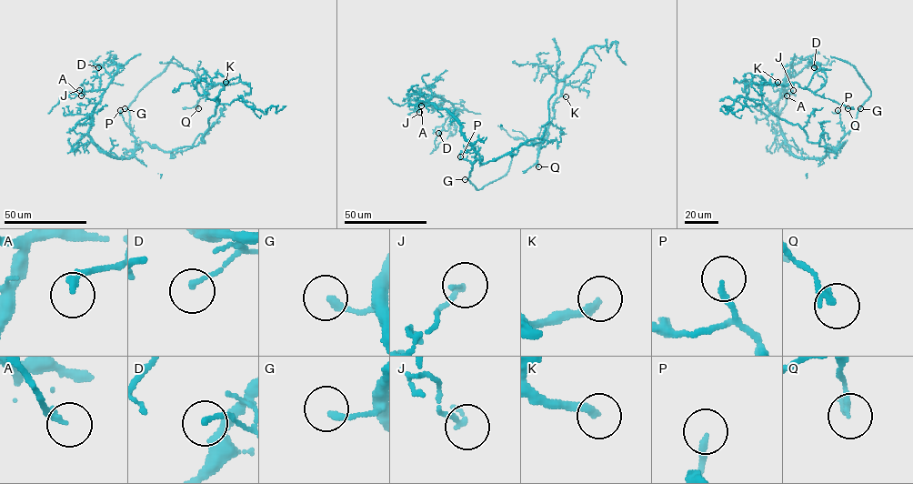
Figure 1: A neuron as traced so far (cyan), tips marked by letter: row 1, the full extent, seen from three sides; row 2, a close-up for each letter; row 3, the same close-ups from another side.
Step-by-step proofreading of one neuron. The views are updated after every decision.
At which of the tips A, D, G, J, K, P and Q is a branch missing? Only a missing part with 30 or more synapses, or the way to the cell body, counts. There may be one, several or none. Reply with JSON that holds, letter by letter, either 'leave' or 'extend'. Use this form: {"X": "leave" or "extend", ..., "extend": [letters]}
{"A": "leave", "D": "leave", "G": "leave", "J": "leave", "K": "extend", "P": "leave", "Q": "leave", "extend": ["K"]}

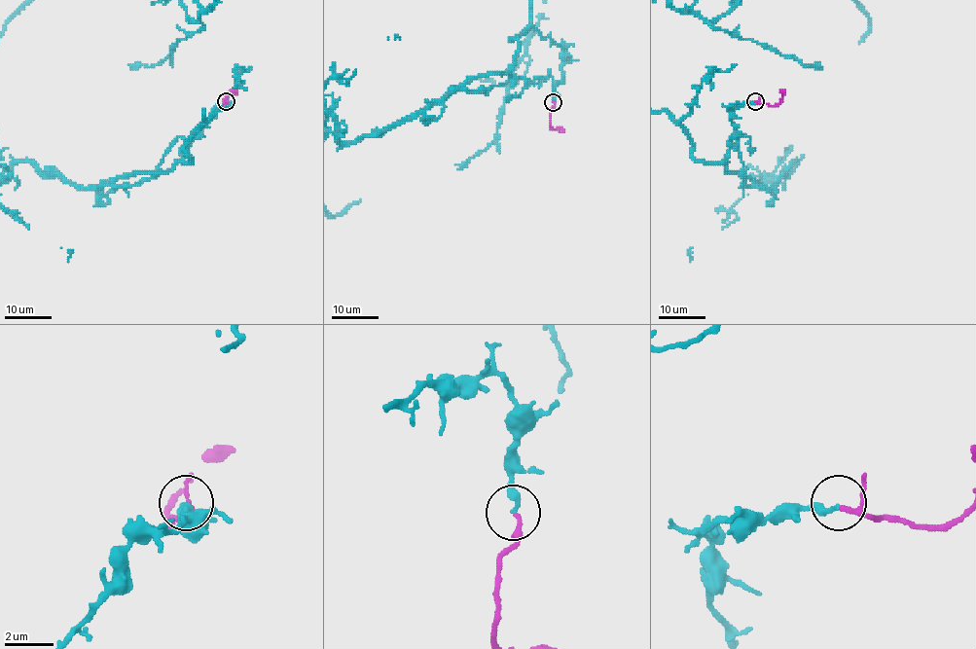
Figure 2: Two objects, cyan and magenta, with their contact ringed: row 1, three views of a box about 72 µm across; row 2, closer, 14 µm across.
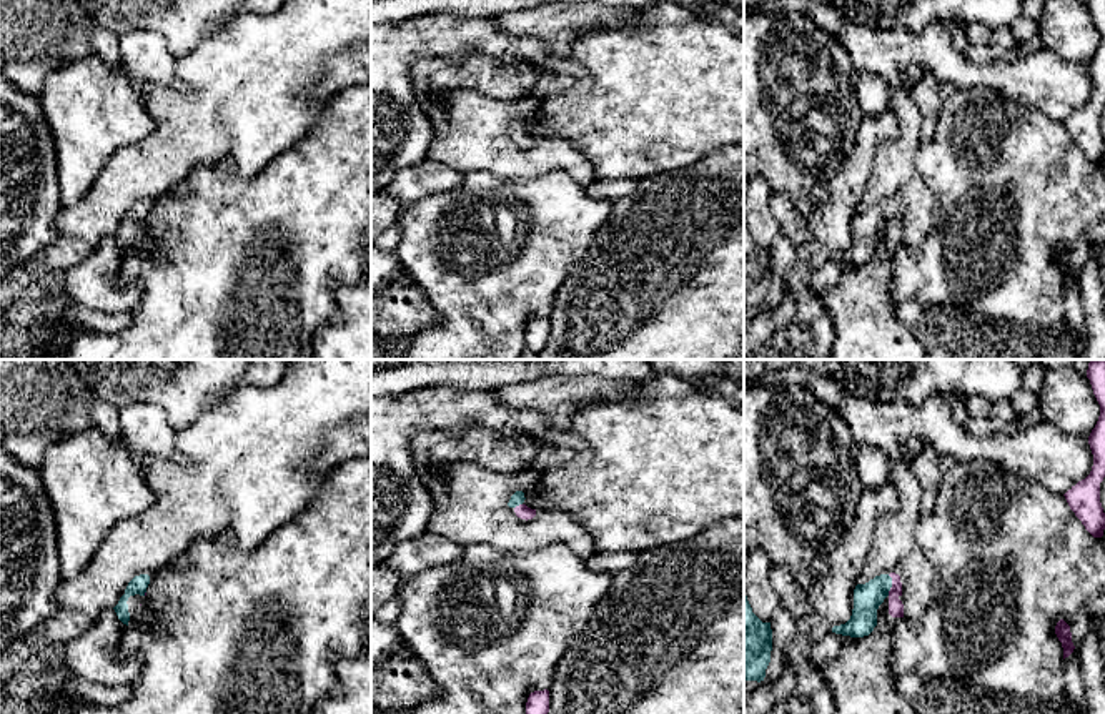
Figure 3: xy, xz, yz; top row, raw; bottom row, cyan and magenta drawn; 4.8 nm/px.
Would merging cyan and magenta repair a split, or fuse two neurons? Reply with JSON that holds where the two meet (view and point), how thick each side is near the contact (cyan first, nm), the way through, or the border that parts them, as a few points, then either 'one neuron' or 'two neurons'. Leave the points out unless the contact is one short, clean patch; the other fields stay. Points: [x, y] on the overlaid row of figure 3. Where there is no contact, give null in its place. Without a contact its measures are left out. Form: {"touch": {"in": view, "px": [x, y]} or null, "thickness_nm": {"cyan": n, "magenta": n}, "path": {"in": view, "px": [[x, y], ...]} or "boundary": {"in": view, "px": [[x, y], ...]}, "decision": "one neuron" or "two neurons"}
{"touch": {"in": "yz", "px": [891, 585]}, "thickness_nm": {"cyan": 140, "magenta": 80}, "path": {"in": "yz", "px": [[867, 598], [881, 586], [891, 585], [896, 608]]}, "decision": "one neuron"}

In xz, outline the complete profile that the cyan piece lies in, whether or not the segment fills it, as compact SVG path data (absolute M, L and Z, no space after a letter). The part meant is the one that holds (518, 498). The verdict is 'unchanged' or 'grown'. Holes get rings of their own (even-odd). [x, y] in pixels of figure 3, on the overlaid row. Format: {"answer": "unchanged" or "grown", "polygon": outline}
{"answer": "grown", "polygon": "M516 491L508 506L514 509L516 516L521 519L533 519L536 516L536 509L531 509L524 504L524 493L523 491Z"}

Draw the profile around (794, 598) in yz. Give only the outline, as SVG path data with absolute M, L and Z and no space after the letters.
M772 566L769 583L777 593L780 604L795 617L802 616L809 606L809 591L805 591L794 578L787 566Z

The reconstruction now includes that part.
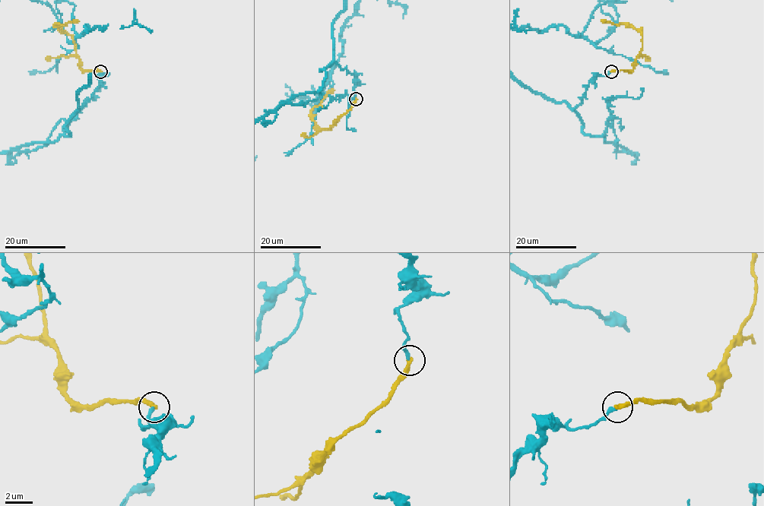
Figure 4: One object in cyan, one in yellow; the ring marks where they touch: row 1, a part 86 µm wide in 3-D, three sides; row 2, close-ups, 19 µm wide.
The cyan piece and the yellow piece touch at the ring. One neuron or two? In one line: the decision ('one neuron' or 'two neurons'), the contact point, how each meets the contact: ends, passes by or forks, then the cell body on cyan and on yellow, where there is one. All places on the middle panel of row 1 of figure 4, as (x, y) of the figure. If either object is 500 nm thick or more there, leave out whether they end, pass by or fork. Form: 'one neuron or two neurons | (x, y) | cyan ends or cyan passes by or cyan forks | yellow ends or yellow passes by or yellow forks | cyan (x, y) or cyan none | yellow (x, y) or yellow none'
two neurons | (356, 99) | cyan ends | yellow ends | cyan none | yellow none

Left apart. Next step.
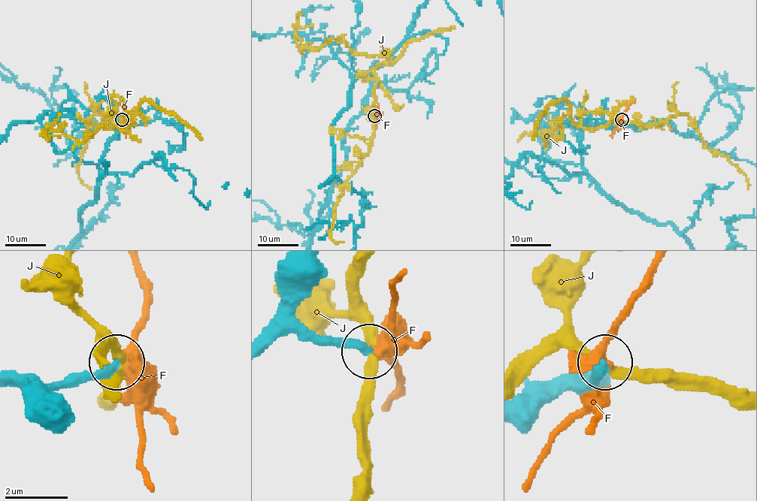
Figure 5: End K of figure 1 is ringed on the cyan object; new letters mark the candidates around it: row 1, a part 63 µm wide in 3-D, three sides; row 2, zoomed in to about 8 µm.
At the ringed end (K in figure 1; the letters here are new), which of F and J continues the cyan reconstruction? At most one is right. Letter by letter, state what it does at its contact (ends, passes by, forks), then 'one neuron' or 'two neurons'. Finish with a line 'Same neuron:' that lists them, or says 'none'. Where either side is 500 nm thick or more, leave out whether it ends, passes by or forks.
F: it passes by; two neurons
J: it passes by; two neurons
Same neuron: none

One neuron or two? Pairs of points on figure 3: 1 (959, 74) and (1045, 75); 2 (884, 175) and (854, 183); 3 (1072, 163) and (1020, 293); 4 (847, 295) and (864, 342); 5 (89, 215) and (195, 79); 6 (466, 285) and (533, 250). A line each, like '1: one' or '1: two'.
1: one
2: two
3: one
4: one
5: one
6: one

